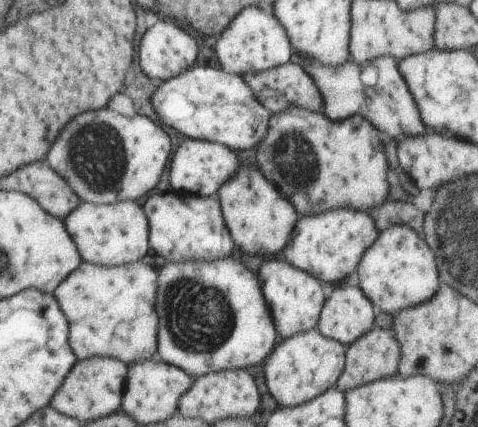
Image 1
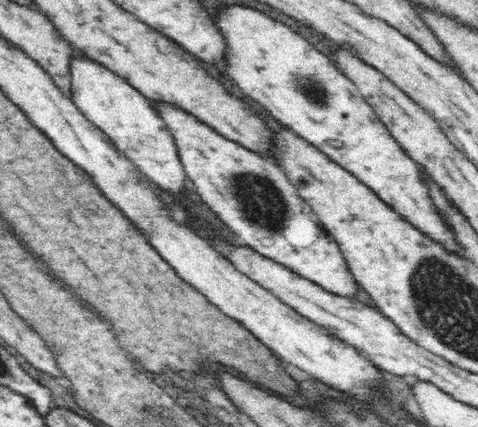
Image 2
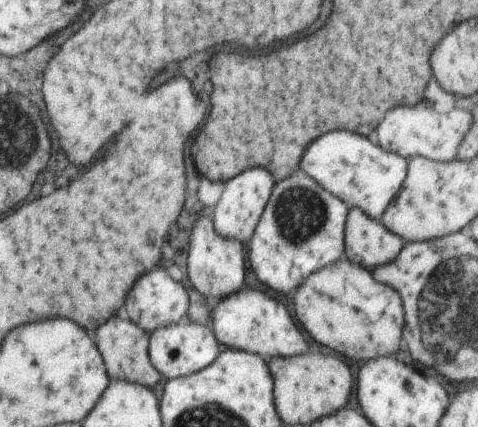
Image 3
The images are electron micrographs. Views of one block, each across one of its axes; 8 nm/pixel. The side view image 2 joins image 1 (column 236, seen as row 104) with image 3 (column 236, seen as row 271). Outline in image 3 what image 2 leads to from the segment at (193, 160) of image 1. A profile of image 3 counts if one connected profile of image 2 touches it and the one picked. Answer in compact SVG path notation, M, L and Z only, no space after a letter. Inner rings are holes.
M241 288L239 292L213 300L211 302L211 330L219 340L219 346L227 346L231 350L241 350L241 352L255 352L261 358L289 358L289 356L301 356L309 348L293 324L291 316L283 308L283 304L275 302L271 296L267 296L261 290L249 290Z

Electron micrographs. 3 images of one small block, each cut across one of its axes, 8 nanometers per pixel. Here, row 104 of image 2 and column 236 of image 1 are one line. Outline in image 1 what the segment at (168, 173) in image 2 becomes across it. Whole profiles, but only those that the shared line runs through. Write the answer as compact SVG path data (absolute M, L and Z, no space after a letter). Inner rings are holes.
M193 64L181 74L157 84L149 102L153 112L159 116L159 122L171 126L183 134L183 138L217 142L241 156L251 156L255 152L271 122L271 112L255 100L255 94L243 78L211 66Z

